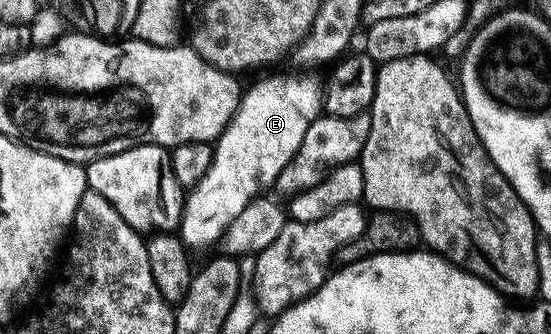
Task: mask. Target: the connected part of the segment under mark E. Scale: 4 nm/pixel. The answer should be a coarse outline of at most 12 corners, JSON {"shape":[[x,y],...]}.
{"shape":[[314,77],[243,92],[180,236],[215,244],[273,186],[323,105]]}

